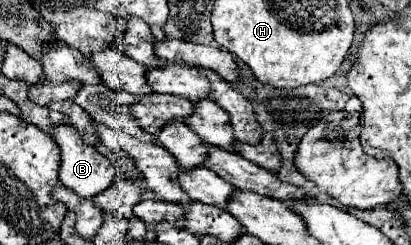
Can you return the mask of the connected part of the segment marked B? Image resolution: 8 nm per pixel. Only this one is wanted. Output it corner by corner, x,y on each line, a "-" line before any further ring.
67,123
63,125
55,125
49,129
49,135
55,139
55,143
61,147
61,169
59,169
59,181
69,187
71,191
75,191
77,195
83,197
95,197
97,193
101,193
103,189
107,189
121,173
117,167
113,167
109,163
109,159
99,153
95,147
91,147
89,143
85,143
81,139
81,135

